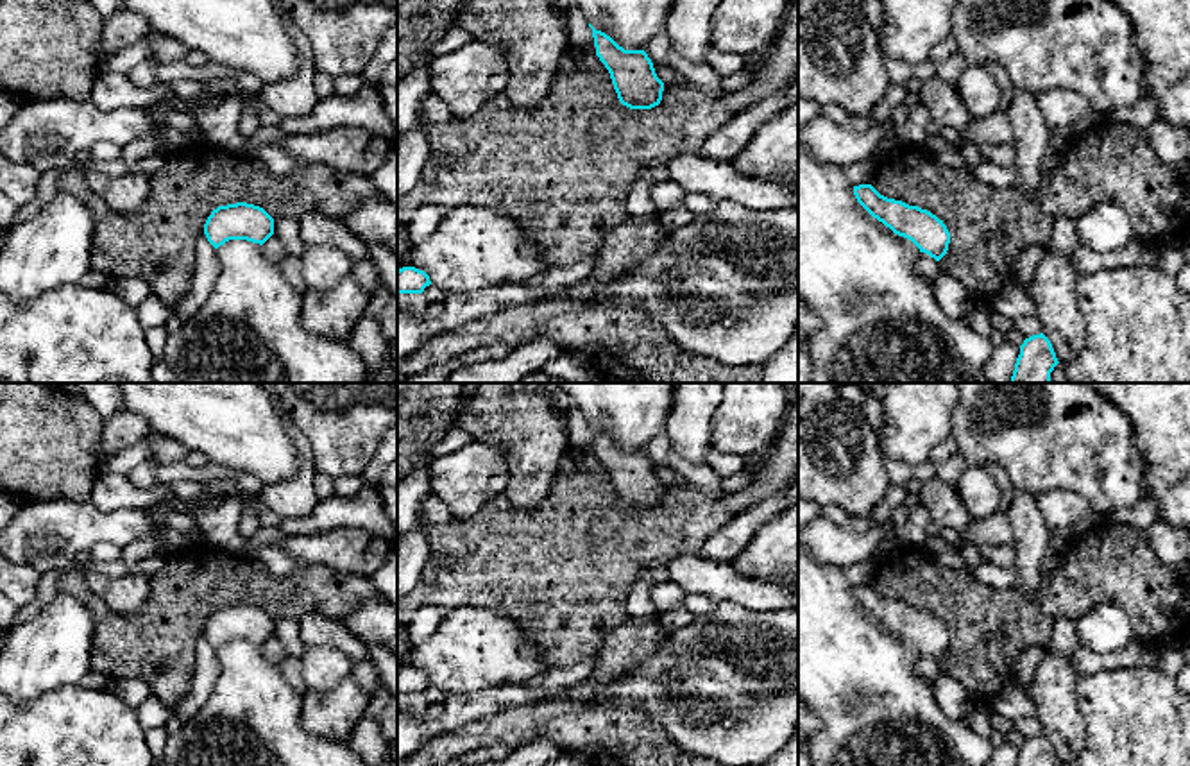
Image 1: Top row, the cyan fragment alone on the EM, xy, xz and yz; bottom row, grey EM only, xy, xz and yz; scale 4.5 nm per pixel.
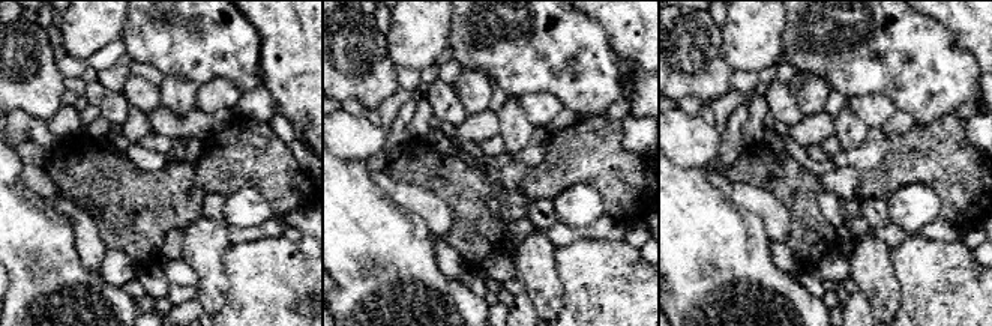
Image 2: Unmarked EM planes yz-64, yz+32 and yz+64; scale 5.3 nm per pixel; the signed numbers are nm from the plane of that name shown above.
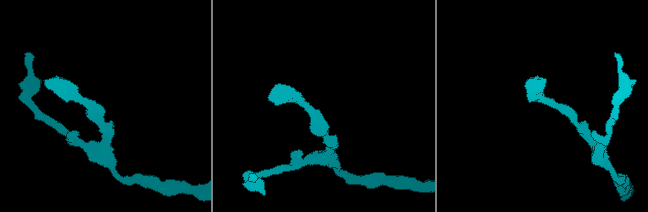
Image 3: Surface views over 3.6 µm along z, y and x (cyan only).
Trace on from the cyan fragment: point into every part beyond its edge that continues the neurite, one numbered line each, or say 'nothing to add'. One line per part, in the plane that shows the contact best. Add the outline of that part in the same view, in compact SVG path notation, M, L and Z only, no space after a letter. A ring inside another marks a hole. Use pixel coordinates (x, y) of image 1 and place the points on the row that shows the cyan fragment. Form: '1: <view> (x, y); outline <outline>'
nothing to add

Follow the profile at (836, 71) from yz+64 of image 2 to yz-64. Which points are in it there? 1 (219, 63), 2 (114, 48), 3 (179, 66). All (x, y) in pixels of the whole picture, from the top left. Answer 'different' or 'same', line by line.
1: same
2: different
3: same

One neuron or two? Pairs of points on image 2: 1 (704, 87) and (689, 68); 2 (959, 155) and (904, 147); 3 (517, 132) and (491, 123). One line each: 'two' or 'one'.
1: one
2: one
3: two

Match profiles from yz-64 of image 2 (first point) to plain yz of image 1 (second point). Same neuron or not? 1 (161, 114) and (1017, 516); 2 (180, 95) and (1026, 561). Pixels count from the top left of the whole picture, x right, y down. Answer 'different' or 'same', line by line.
1: different
2: same

